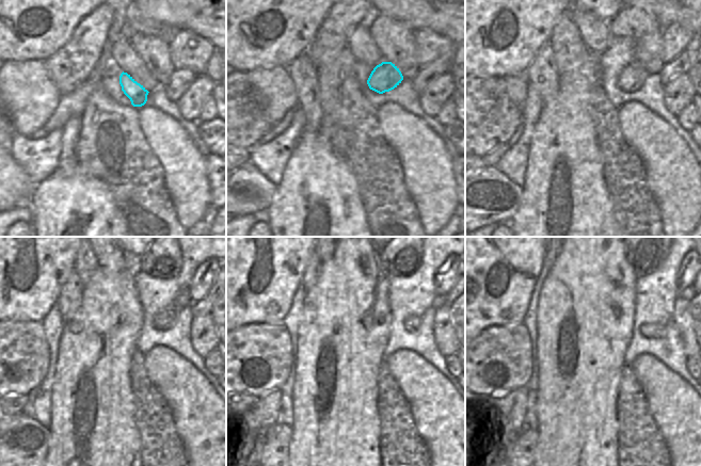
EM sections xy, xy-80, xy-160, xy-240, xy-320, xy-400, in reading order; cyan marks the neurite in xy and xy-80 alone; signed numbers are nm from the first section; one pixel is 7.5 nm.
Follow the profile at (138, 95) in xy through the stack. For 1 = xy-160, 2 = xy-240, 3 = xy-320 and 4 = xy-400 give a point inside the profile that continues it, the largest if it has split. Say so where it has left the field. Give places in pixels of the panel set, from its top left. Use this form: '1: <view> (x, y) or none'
1: xy-160 (631, 79)
2: xy-240 (164, 319)
3: xy-320 (412, 323)
4: xy-400 (648, 330)

